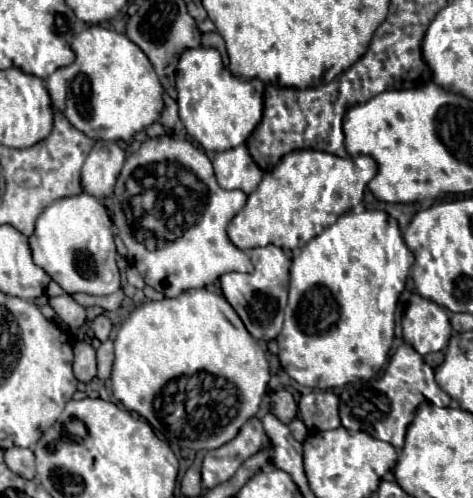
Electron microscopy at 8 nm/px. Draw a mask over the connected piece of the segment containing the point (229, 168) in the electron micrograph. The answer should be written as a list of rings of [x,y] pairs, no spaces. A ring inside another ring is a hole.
[[[245,146],[219,152],[213,160],[215,178],[225,190],[241,190],[251,194],[263,178],[261,168],[251,160]]]

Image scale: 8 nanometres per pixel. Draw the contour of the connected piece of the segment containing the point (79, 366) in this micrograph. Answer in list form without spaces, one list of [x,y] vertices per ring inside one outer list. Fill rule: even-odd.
[[[87,342],[75,344],[75,360],[73,360],[73,372],[81,382],[89,382],[97,374],[97,362],[95,362],[95,348]]]

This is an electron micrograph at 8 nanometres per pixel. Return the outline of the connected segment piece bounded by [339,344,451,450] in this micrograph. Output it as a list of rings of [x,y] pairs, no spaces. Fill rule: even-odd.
[[[401,344],[389,360],[388,366],[382,376],[351,384],[339,390],[339,418],[341,426],[351,430],[351,416],[359,420],[363,432],[371,434],[373,438],[385,440],[393,444],[397,450],[403,448],[407,426],[411,424],[417,406],[423,401],[433,402],[437,406],[449,406],[451,398],[435,381],[435,371],[429,368],[423,356],[419,356],[409,344]],[[389,402],[389,404],[383,404]]]

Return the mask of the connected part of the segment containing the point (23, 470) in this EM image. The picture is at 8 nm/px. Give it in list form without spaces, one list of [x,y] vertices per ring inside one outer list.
[[[9,448],[5,450],[5,464],[11,472],[33,480],[35,478],[35,458],[29,448]]]

